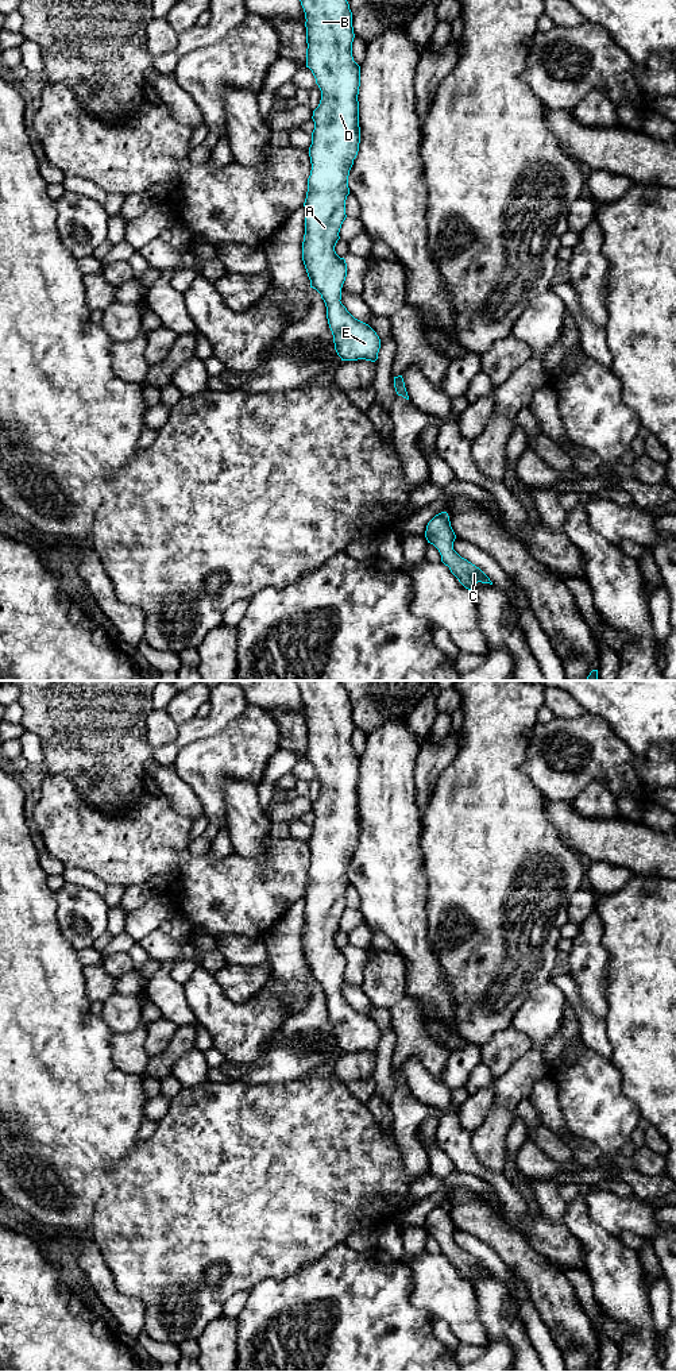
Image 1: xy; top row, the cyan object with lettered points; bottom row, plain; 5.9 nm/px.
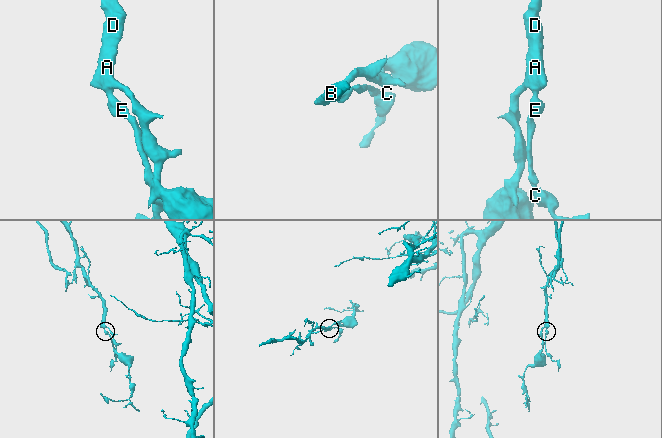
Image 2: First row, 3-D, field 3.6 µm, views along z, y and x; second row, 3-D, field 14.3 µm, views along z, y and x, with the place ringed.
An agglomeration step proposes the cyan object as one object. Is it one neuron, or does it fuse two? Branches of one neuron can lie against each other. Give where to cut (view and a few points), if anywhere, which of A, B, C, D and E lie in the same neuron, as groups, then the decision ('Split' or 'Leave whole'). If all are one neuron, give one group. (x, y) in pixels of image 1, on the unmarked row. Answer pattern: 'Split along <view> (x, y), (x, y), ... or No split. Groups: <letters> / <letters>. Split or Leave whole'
No split. Groups: A B C D E. Leave whole

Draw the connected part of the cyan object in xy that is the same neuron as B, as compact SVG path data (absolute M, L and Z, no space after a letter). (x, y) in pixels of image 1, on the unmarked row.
M297 681L305 704L306 718L306 759L316 770L321 782L318 798L313 802L314 821L309 848L312 855L308 870L305 898L305 926L302 952L310 971L327 998L327 1010L333 1026L335 1041L341 1052L366 1051L375 1053L381 1030L366 1014L355 1010L341 995L341 979L347 968L347 955L340 949L335 937L345 912L345 891L349 886L348 867L359 843L359 778L360 758L352 748L355 729L352 704L341 681Z

